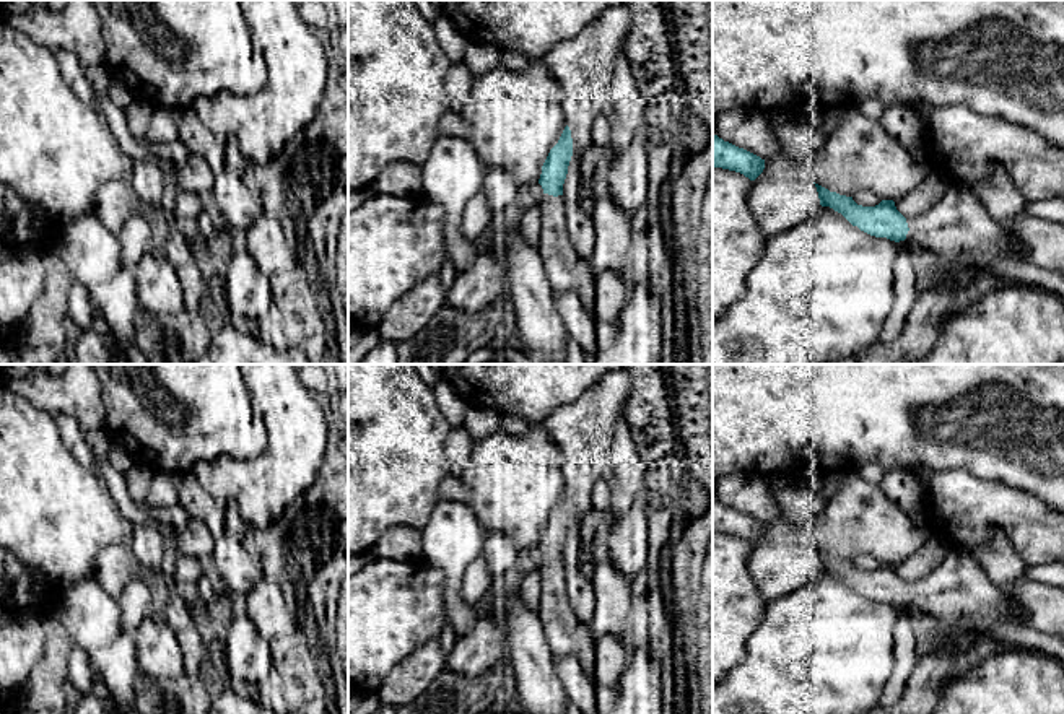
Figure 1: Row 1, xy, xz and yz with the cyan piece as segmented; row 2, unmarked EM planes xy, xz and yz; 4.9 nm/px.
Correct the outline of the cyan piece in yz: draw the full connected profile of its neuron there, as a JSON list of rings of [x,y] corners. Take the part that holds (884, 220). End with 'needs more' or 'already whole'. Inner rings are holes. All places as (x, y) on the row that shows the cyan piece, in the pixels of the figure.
[[[952,182],[929,213],[905,218],[893,200],[875,207],[857,205],[853,197],[830,192],[815,184],[820,205],[841,213],[853,226],[875,236],[922,246],[935,252],[944,268],[960,275],[989,280],[989,263],[1015,259],[1022,246],[1009,236],[1002,223],[983,207],[971,187]]] | needs more

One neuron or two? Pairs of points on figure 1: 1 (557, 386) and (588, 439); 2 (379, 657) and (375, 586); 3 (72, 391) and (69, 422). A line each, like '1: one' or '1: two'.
1: two
2: one
3: two

